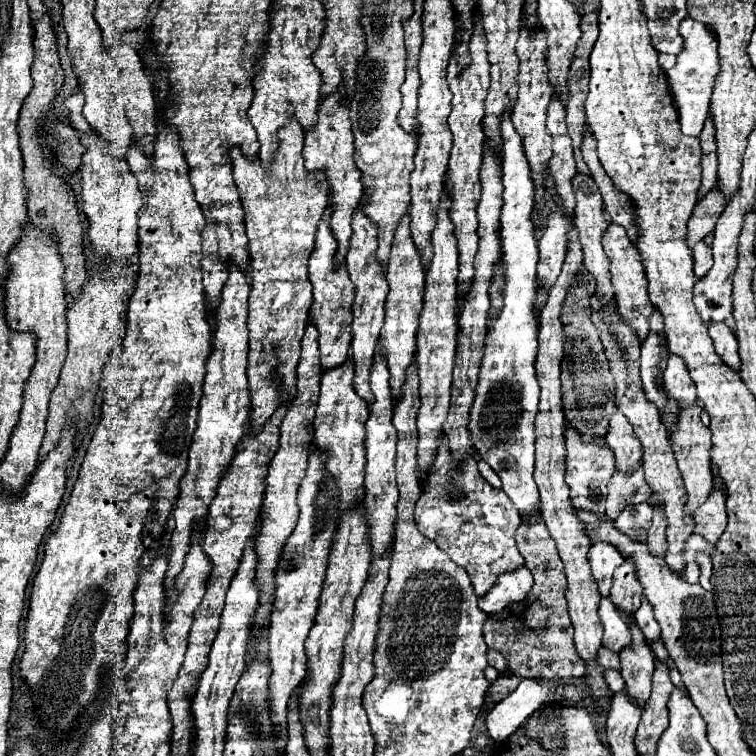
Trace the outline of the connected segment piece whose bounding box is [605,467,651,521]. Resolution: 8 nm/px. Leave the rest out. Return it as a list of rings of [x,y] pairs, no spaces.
[[[641,467],[633,471],[633,475],[623,475],[615,471],[613,479],[609,481],[609,493],[607,493],[607,509],[605,515],[613,521],[619,517],[619,513],[637,503],[645,503],[649,499],[651,491],[649,485],[645,483]]]

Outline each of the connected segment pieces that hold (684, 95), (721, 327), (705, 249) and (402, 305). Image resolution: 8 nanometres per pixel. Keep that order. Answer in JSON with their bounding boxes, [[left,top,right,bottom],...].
[[667,17,719,137],[709,321,739,369],[693,241,713,279],[381,215,425,401]]

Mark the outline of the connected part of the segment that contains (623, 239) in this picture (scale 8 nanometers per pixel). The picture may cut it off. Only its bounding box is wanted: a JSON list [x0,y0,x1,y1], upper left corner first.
[603,223,653,343]

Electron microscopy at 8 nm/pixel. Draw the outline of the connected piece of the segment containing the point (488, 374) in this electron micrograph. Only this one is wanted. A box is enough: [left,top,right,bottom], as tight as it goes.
[469,113,539,521]

